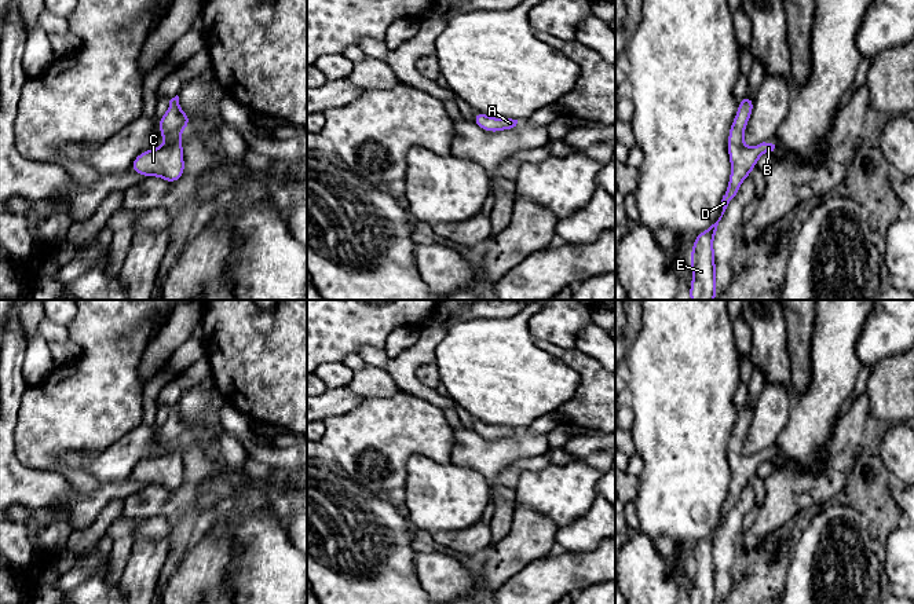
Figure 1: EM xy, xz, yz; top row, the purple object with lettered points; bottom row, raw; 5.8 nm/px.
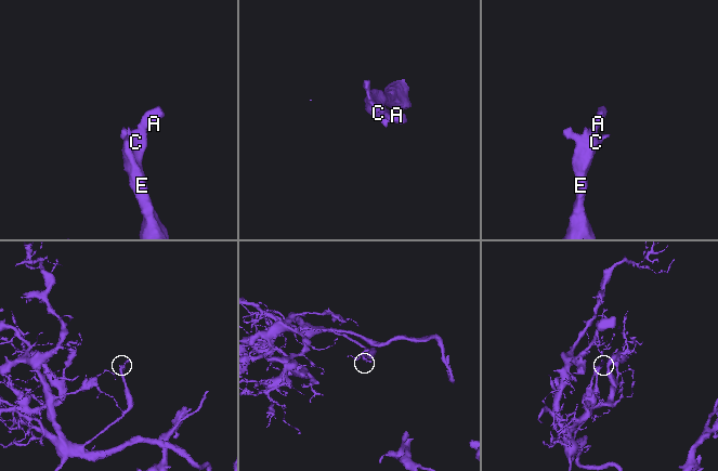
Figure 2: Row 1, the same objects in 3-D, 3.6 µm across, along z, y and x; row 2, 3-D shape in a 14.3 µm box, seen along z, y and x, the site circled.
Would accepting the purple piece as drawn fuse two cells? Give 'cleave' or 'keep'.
keep

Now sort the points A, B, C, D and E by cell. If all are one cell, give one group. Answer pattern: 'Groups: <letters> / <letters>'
Groups: A B C D E

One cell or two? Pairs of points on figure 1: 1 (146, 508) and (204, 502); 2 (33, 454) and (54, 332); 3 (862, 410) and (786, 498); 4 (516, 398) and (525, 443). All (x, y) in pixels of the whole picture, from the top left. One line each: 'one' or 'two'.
1: two
2: two
3: one
4: two

